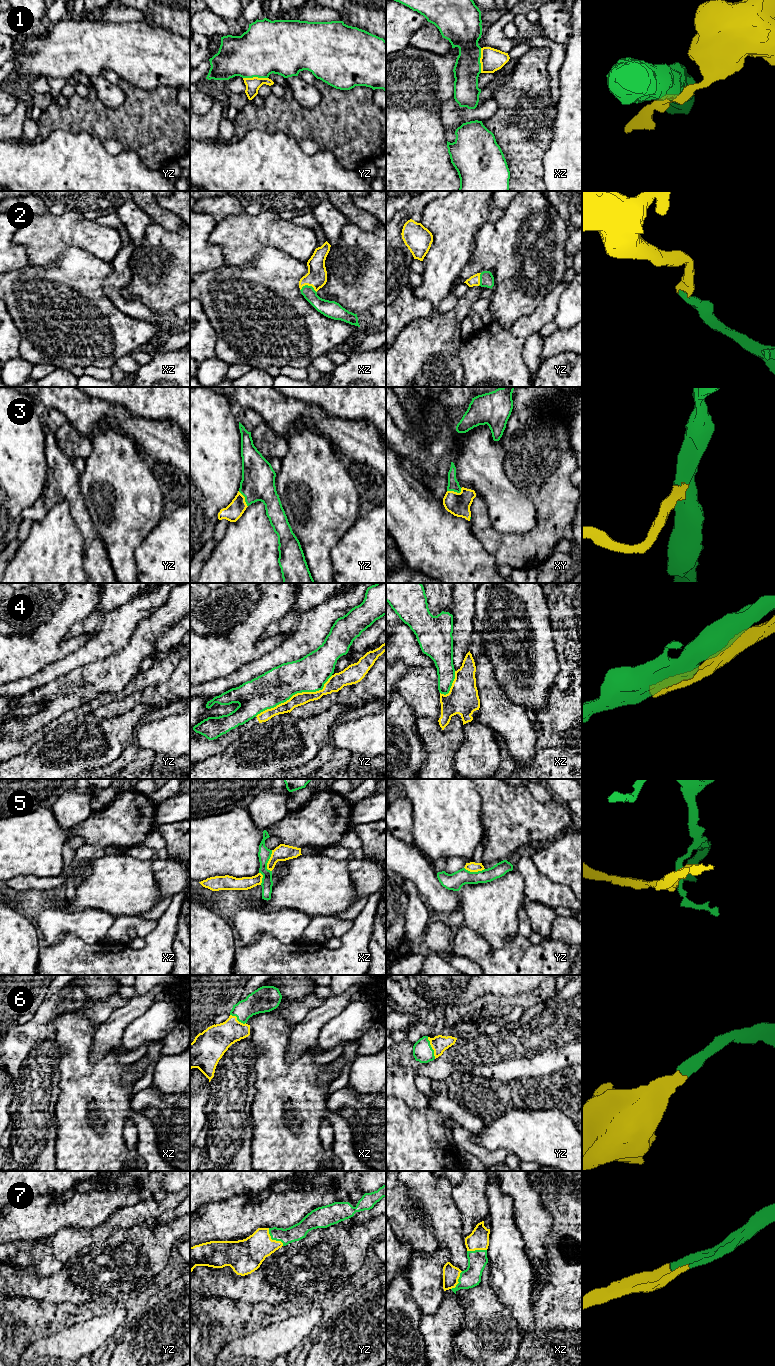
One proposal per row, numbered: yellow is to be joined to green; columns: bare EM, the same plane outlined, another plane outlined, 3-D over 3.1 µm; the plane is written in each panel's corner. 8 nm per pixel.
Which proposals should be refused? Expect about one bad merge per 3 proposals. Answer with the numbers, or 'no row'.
1, 4, 5

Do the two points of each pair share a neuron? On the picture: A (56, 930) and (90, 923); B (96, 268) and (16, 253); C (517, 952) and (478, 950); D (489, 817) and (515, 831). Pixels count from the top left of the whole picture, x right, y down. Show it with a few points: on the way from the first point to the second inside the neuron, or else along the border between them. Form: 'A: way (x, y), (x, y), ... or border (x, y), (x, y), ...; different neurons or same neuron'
A: way (64, 923), (82, 923); same neuron
B: border (29, 263), (10, 272); different neurons
C: way (507, 957), (488, 957); same neuron
D: way (495, 817), (501, 817), (509, 825); same neuron

